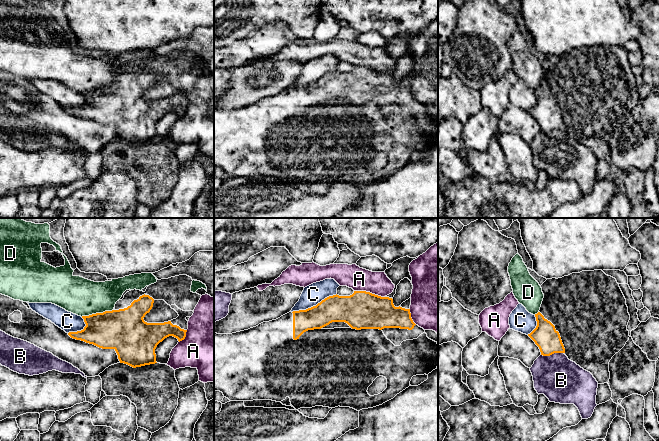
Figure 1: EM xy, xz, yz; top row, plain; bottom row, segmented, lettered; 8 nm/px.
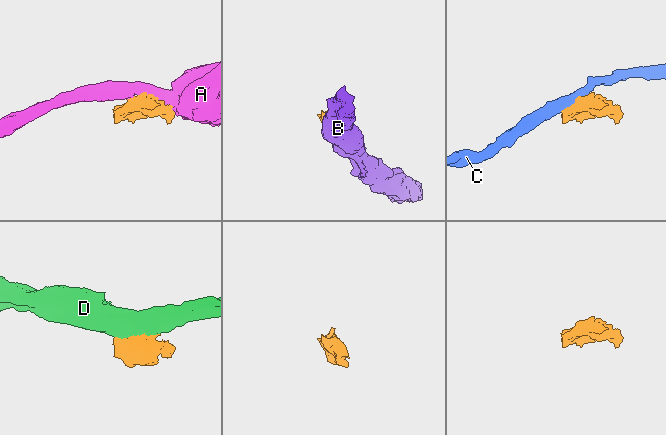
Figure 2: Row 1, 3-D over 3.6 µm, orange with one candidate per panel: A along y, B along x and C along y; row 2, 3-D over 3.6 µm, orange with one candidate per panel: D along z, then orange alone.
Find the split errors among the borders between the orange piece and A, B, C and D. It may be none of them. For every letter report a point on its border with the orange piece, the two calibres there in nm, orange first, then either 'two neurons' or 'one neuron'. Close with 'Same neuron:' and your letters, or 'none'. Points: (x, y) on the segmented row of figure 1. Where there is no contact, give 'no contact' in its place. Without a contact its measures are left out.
A: meets orange in xz at (369, 292); 300 nm thick on the orange side, 190 nm on the other; two neurons
B: meets orange in yz at (552, 353); 200 nm thick on the orange side, 360 nm on the other; two neurons
C: meets orange in xz at (314, 306); 220 nm thick on the orange side, 160 nm on the other; two neurons
D: meets orange in xy at (96, 313); 320 nm thick on the orange side, 300 nm on the other; two neurons
Same neuron: none

